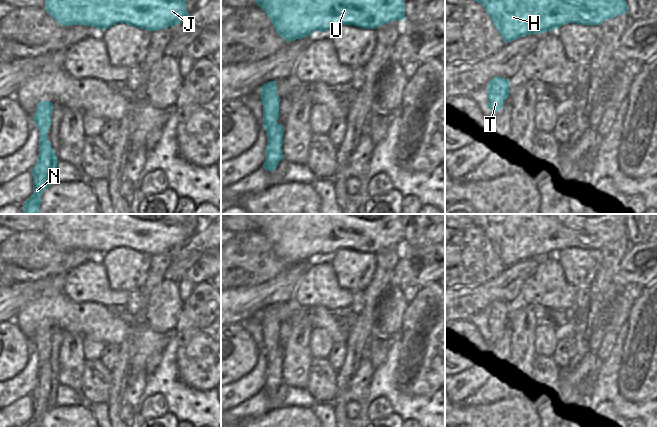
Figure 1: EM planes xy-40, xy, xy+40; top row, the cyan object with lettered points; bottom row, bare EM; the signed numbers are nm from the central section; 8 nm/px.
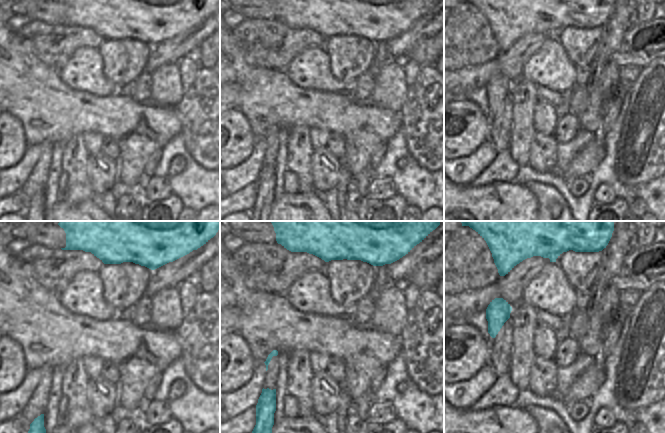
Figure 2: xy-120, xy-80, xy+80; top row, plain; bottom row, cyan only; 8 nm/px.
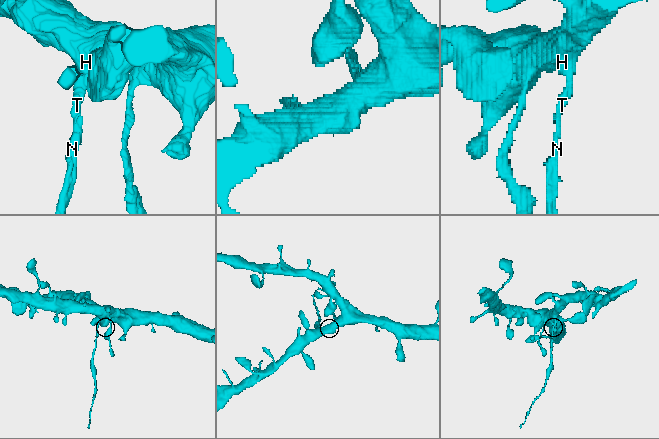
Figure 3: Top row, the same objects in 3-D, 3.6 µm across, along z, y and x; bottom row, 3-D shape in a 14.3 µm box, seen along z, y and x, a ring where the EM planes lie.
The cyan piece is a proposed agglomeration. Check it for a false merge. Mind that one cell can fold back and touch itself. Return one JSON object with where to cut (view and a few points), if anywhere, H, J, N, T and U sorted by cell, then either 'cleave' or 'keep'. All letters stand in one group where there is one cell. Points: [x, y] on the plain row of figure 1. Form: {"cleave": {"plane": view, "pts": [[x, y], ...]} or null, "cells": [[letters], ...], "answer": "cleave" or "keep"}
{"cleave": {"plane": "xy", "pts": [[279, 349], [273, 352], [271, 358], [267, 361]]}, "cells": [["H", "J", "T", "U"], ["N"]], "answer": "cleave"}

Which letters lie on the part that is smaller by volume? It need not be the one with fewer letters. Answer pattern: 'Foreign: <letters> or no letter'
Foreign: N

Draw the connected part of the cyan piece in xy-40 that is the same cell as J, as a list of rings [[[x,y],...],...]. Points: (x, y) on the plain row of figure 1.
[[[41,214],[45,222],[45,234],[47,237],[60,249],[88,249],[90,251],[96,251],[103,255],[118,248],[126,247],[140,253],[146,253],[148,255],[158,255],[160,253],[166,253],[168,251],[174,251],[184,245],[189,237],[185,232],[185,214]]]

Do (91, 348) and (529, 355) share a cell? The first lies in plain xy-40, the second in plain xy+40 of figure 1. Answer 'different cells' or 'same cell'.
different cells

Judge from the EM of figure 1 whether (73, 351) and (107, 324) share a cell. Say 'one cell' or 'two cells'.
two cells

